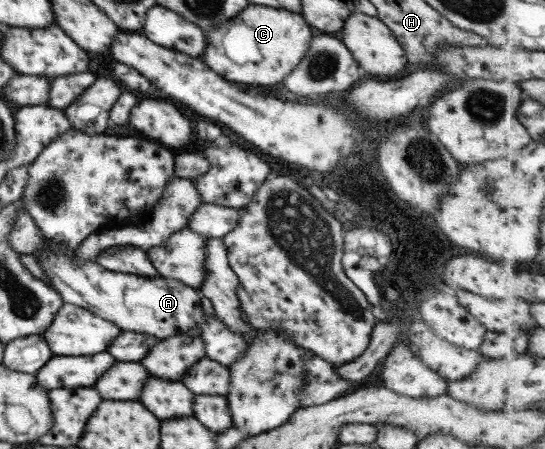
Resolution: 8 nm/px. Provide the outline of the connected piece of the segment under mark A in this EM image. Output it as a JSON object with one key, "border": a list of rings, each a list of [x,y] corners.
{"border":[[[72,128],[61,136],[57,135],[49,145],[43,147],[35,160],[27,165],[29,177],[22,187],[19,201],[23,203],[23,209],[31,216],[40,234],[46,239],[46,245],[50,247],[48,252],[34,258],[53,289],[61,296],[63,303],[91,311],[93,315],[109,320],[121,331],[145,333],[157,340],[185,334],[189,329],[198,327],[206,357],[228,367],[244,354],[247,341],[239,332],[228,330],[222,321],[214,315],[208,316],[203,311],[200,304],[201,295],[197,289],[169,278],[142,277],[107,271],[96,262],[79,261],[74,256],[77,246],[91,232],[97,231],[103,223],[108,221],[129,223],[139,221],[141,216],[149,217],[163,195],[164,185],[174,176],[174,157],[169,149],[149,139],[141,141],[135,137],[87,135]]]}

